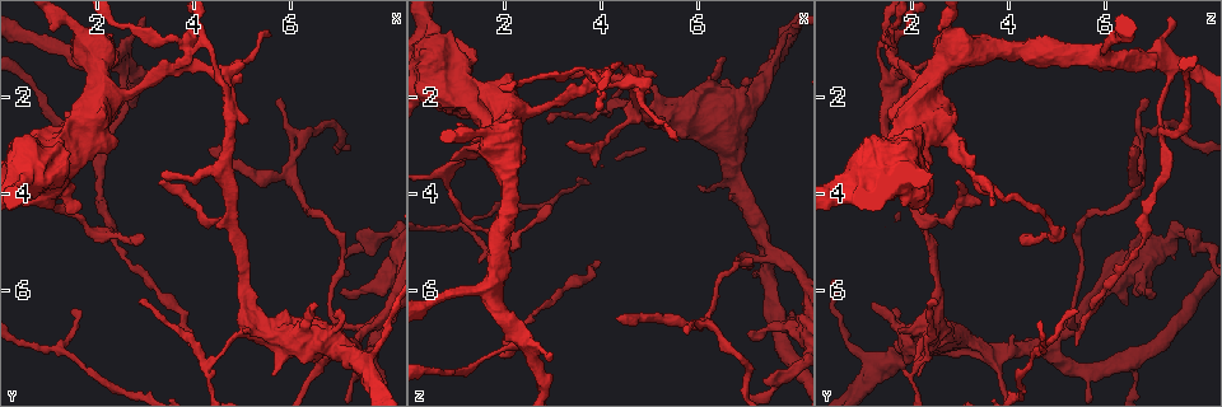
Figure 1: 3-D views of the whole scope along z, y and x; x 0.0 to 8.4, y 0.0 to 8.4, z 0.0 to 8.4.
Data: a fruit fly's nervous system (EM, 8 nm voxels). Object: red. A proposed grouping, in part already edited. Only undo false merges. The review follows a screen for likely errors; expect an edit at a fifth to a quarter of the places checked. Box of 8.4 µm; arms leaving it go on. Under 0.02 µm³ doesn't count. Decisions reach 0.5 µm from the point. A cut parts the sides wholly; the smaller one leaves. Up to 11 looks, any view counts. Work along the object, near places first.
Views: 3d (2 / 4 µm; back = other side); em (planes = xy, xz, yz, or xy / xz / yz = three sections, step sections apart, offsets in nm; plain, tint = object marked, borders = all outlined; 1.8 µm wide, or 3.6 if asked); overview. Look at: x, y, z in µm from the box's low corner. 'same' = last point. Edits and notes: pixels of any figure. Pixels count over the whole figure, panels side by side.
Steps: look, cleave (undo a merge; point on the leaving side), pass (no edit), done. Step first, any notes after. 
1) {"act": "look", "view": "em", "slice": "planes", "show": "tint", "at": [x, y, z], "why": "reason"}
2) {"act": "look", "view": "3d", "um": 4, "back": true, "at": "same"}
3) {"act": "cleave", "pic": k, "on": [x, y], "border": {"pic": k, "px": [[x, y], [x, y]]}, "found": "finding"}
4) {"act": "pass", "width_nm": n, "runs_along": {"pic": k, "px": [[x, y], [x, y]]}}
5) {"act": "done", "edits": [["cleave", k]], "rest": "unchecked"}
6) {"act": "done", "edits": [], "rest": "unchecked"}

{"act": "look", "view": "3d", "um": 4, "at": [4.75, 4.65, 2.25], "why": "three-way junction"}

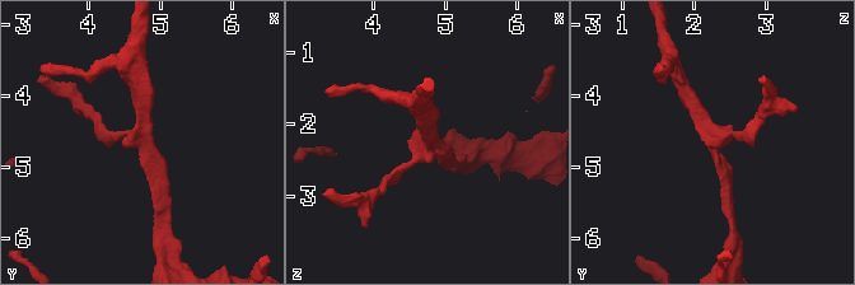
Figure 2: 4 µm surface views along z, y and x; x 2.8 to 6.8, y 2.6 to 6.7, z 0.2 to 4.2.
{"act": "look", "view": "em", "slice": "planes", "show": "borders", "at": [4.75, 4.55, 2.30], "arms": 3}

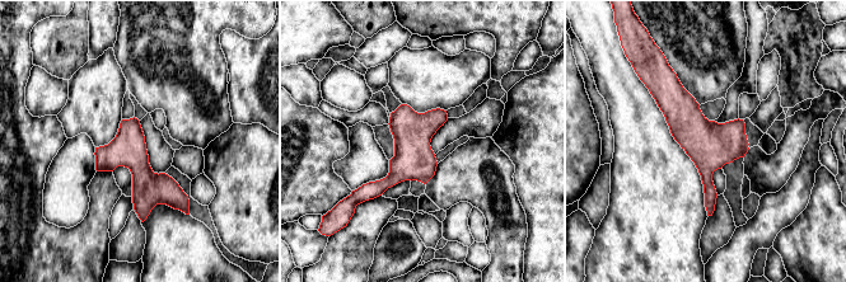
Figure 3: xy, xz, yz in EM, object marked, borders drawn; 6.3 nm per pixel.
{"act": "pass", "width_nm": 220, "runs_along": {"pic": 3, "px": [[668, 78], [706, 144], [710, 210]]}, "found": "one neuron here"}

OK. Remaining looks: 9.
{"act": "look", "view": "3d", "um": 4, "at": [1.80, 2.70, 2.50], "why": "sharp bend"}

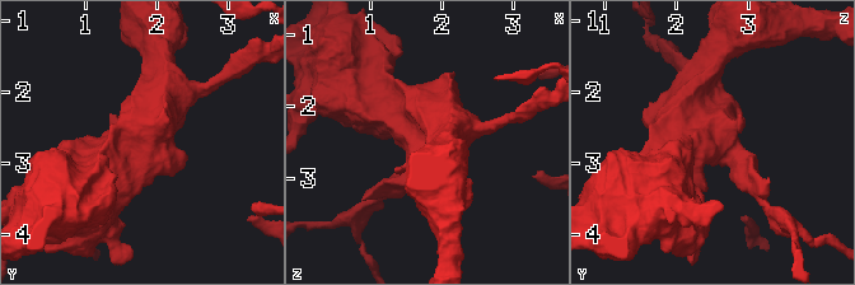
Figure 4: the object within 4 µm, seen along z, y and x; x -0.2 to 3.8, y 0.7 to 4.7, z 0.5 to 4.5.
{"act": "look", "view": "em", "um": 3.6, "slice": "planes", "show": "plain", "at": [1.75, 2.70, 2.45]}

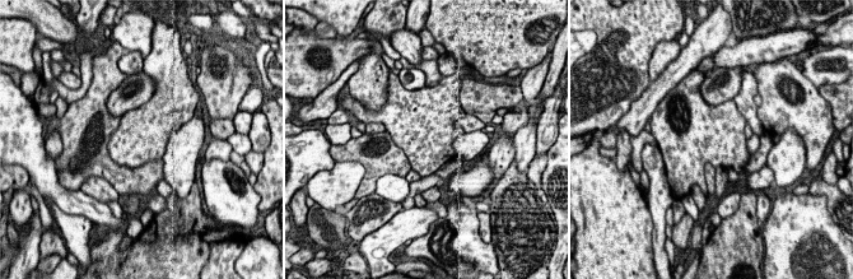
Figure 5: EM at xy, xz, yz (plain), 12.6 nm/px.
{"act": "look", "view": "em", "um": 3.6, "slice": "planes", "show": "tint", "at": "same", "why": "where the object lies"}

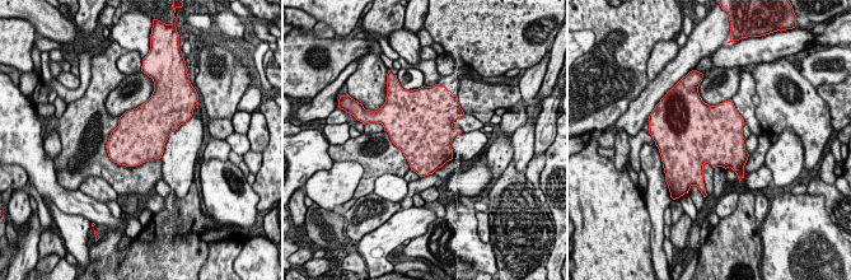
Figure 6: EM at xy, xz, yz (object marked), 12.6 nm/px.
{"act": "pass", "found": "one neuron here"}

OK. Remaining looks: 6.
{"act": "look", "view": "3d", "um": 2, "at": [7.25, 7.20, 4.85], "why": "four-way junction"}

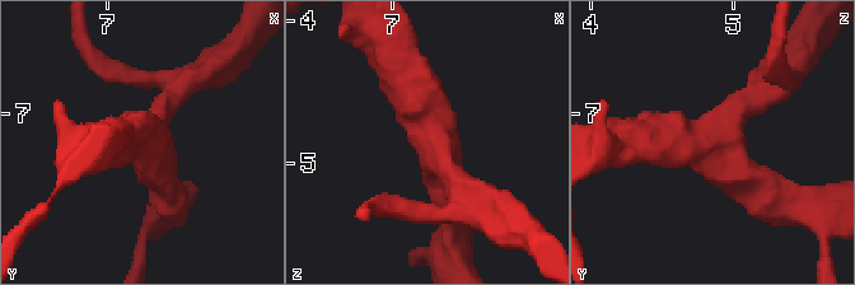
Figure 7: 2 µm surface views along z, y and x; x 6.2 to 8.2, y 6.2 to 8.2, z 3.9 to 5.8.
{"act": "look", "view": "em", "slice": "xy", "step": 16, "show": "tint", "at": [7.30, 7.18, 4.84], "arms": 4}

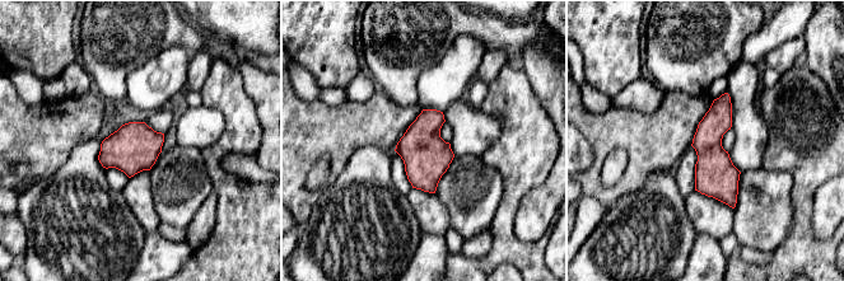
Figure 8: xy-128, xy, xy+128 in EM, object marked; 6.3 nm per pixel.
{"act": "look", "view": "em", "slice": "planes", "show": "tint", "at": "same", "why": "another direction"}

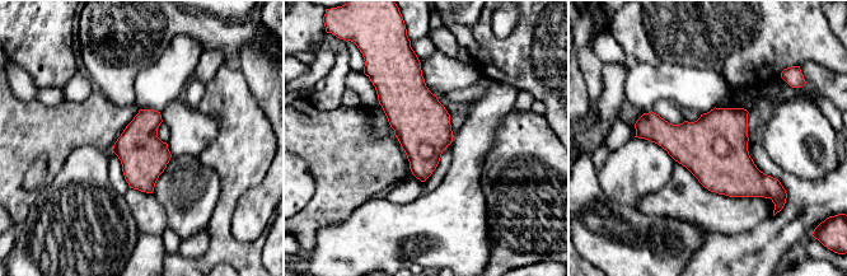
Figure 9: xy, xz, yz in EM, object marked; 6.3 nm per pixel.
{"act": "pass", "width_nm": 300, "found": "one neuron here"}

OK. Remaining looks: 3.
{"act": "look", "view": "3d", "um": 4, "back": true, "at": [7.60, 7.50, 6.50]}

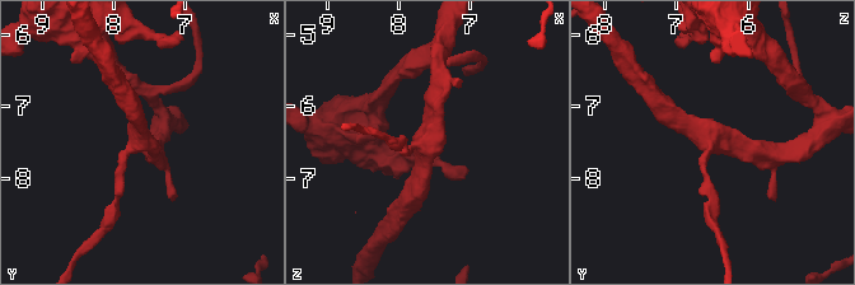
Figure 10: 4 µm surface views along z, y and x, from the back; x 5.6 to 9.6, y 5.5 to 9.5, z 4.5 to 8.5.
{"act": "look", "view": "em", "slice": "xz", "step": 4, "show": "tint", "at": [7.60, 7.50, 6.55], "arms": 3, "why": "need the tissue"}

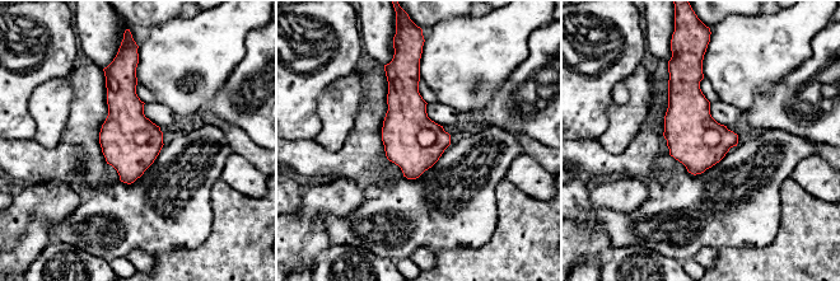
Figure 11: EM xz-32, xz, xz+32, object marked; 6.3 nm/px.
{"act": "pass", "width_nm": 360, "found": "one neuron here"}

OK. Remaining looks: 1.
{"act": "done", "edits": [], "rest": "unchecked"}

